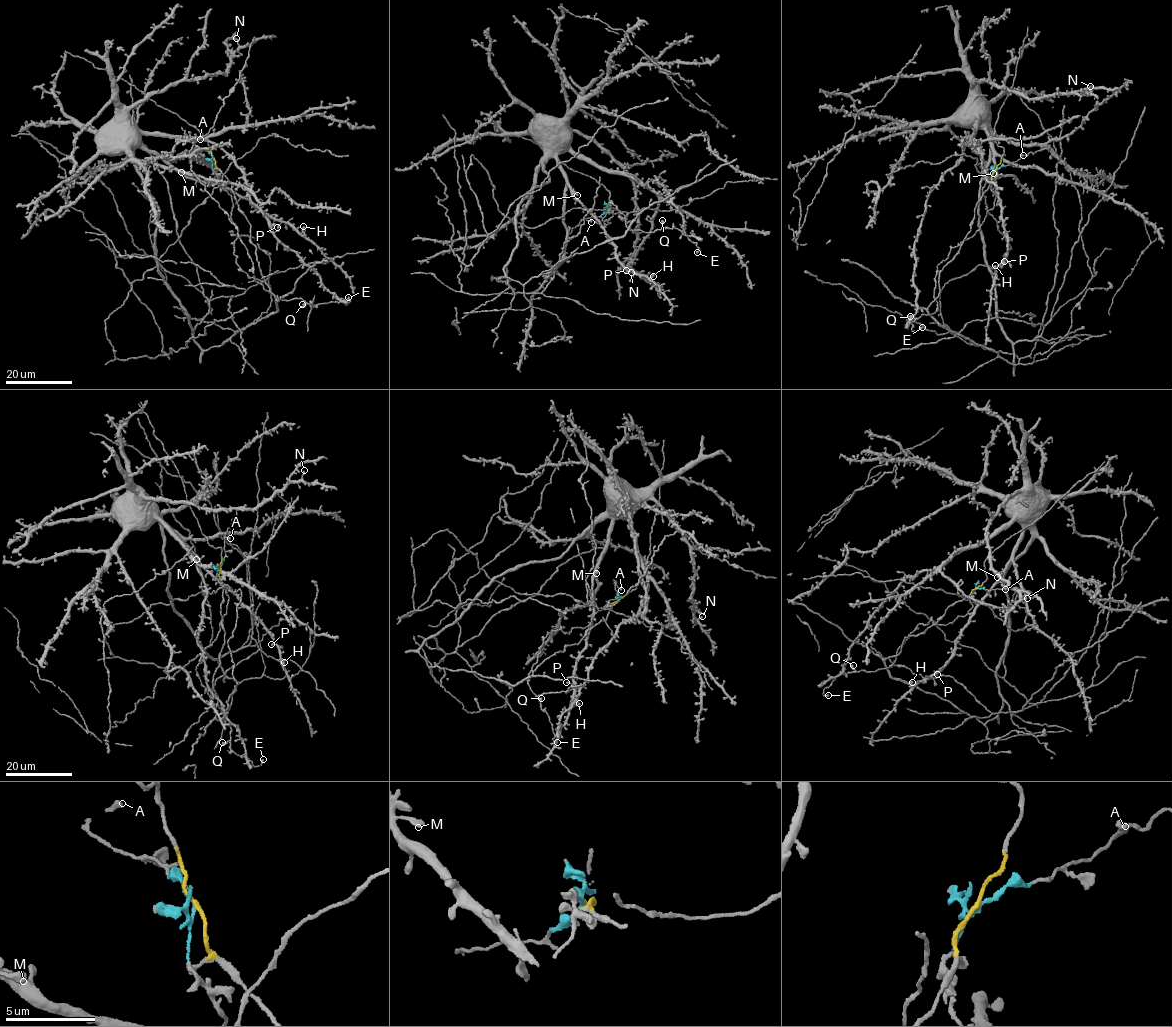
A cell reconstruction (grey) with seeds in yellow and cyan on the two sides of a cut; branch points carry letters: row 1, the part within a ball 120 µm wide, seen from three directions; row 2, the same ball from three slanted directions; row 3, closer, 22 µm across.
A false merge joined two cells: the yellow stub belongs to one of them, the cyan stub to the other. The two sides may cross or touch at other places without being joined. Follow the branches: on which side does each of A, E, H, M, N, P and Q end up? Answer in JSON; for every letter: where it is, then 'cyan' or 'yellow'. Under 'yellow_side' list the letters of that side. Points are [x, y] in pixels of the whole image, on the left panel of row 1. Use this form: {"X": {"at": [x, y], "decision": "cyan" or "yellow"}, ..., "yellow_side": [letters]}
{"A": {"at": [200, 139], "decision": "cyan"}, "E": {"at": [348, 297], "decision": "cyan"}, "H": {"at": [303, 226], "decision": "yellow"}, "M": {"at": [181, 172], "decision": "yellow"}, "N": {"at": [236, 38], "decision": "yellow"}, "P": {"at": [277, 227], "decision": "yellow"}, "Q": {"at": [302, 304], "decision": "cyan"}, "yellow_side": ["H", "M", "N", "P"]}

